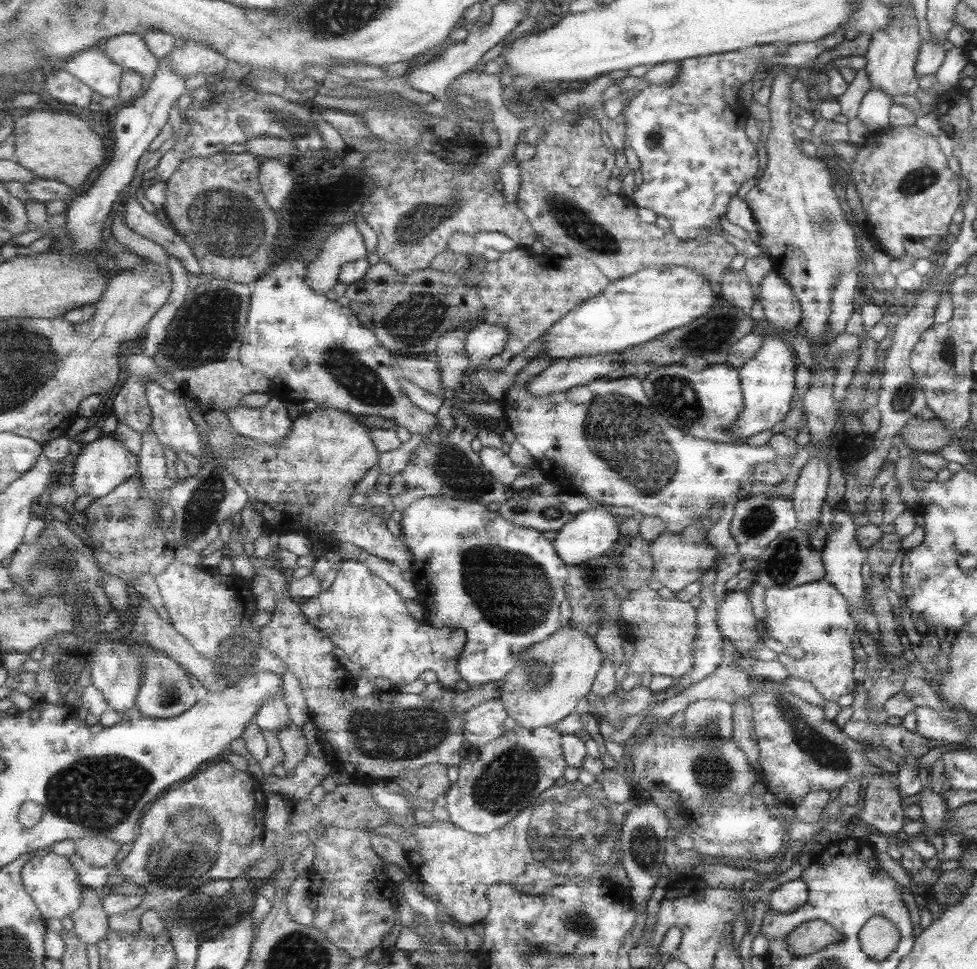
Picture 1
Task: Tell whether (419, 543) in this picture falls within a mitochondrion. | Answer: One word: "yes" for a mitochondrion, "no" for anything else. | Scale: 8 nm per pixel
no

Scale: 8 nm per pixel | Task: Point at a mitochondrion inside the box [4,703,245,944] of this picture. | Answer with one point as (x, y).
(99, 794)

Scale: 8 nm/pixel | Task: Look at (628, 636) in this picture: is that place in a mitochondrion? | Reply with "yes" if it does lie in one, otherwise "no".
no

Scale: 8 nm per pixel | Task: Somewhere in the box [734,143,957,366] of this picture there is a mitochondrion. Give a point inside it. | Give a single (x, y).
(916, 182)

